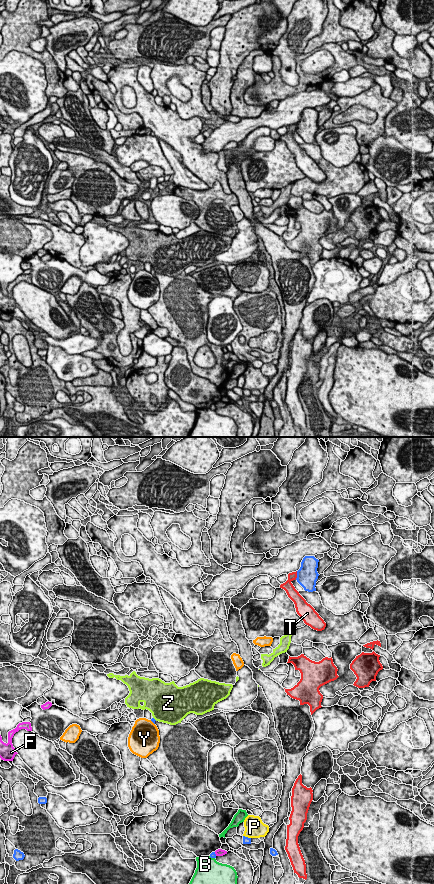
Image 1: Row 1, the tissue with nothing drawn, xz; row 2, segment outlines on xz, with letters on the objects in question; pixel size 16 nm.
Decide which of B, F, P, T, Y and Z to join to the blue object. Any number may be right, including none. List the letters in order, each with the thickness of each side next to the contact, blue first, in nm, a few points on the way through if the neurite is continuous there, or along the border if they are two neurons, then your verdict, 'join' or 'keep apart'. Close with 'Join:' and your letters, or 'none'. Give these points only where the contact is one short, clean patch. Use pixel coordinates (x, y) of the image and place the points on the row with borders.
B: calibres 90 and 400 nm; keep apart
F: calibres 90 and 120 nm; keep apart
P: calibres 120 and 320 nm; keep apart
T: calibres 340 and 160 nm; keep apart
Y: calibres 70 and 440 nm; keep apart
Z: calibres 70 and 460 nm; border xz (153, 717), (156, 720); keep apart
Join: none

